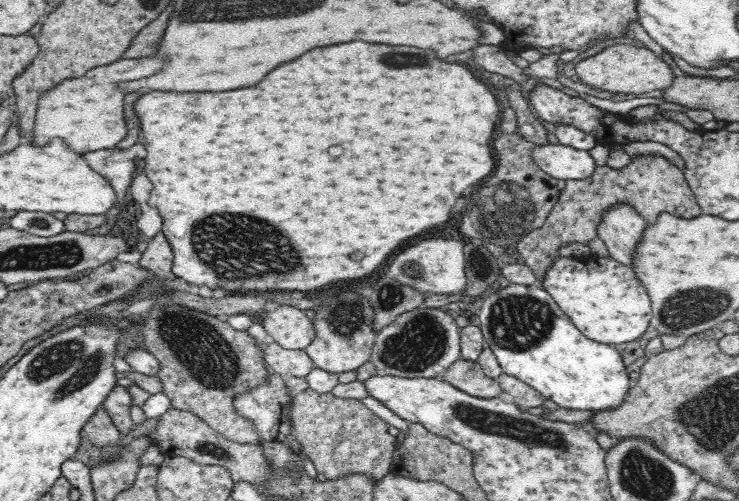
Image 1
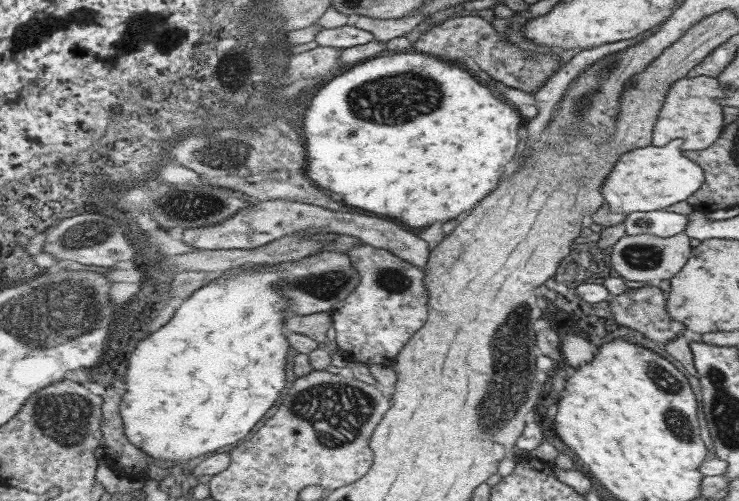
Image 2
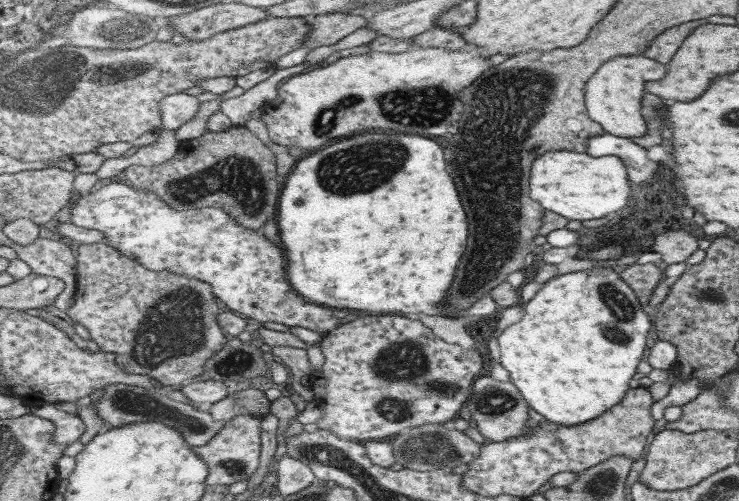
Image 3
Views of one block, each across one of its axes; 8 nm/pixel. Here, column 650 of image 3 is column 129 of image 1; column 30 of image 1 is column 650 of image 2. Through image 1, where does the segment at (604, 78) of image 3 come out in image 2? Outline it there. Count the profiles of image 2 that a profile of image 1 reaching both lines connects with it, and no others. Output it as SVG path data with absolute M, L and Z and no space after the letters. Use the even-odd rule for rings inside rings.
M697 76L693 78L683 77L670 84L669 92L662 102L661 110L655 120L653 136L650 138L651 146L663 146L671 140L679 139L683 144L680 150L683 152L706 149L713 144L723 130L722 107L717 100L717 94L721 94L717 79L713 77Z

